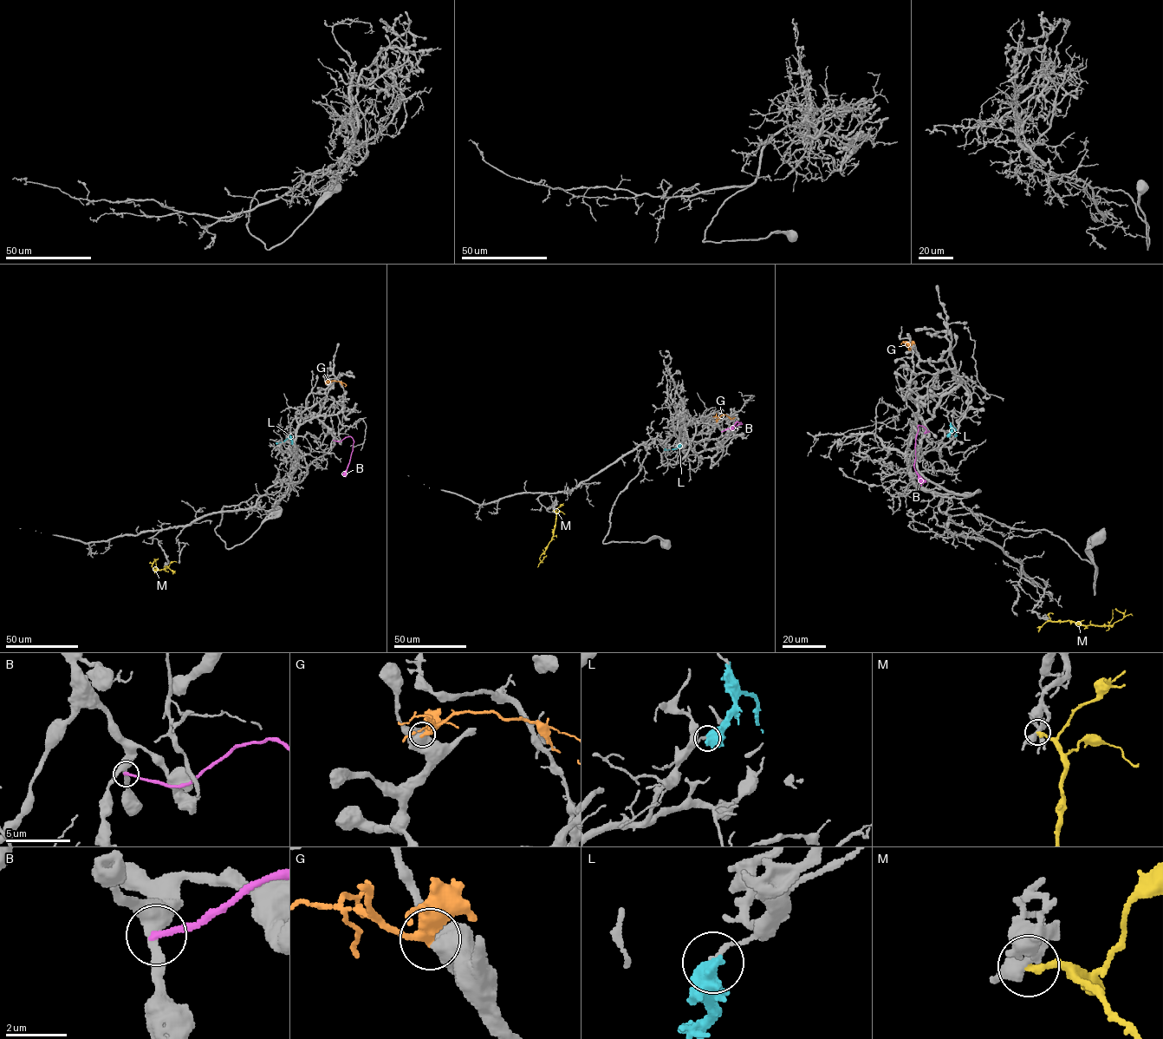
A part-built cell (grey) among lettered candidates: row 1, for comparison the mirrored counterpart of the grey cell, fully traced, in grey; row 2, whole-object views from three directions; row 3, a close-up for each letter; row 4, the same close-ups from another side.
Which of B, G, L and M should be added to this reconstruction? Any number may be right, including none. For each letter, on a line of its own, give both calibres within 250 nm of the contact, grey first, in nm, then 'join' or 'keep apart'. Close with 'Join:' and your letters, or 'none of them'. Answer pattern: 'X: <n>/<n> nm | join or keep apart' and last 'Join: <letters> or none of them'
B: 320/200 nm | keep apart
G: 700/360 nm | keep apart
L: 150/500 nm | keep apart
M: 360/240 nm | keep apart
Join: none of them

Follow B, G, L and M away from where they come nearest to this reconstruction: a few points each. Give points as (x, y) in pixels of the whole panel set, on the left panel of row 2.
B: (333, 440), (341, 441), (351, 436), (354, 441), (346, 477)
G: (328, 382), (334, 380), (345, 386)
L: (292, 443), (288, 438), (276, 443)
M: (165, 566), (168, 567), (165, 569), (152, 567), (158, 558)

